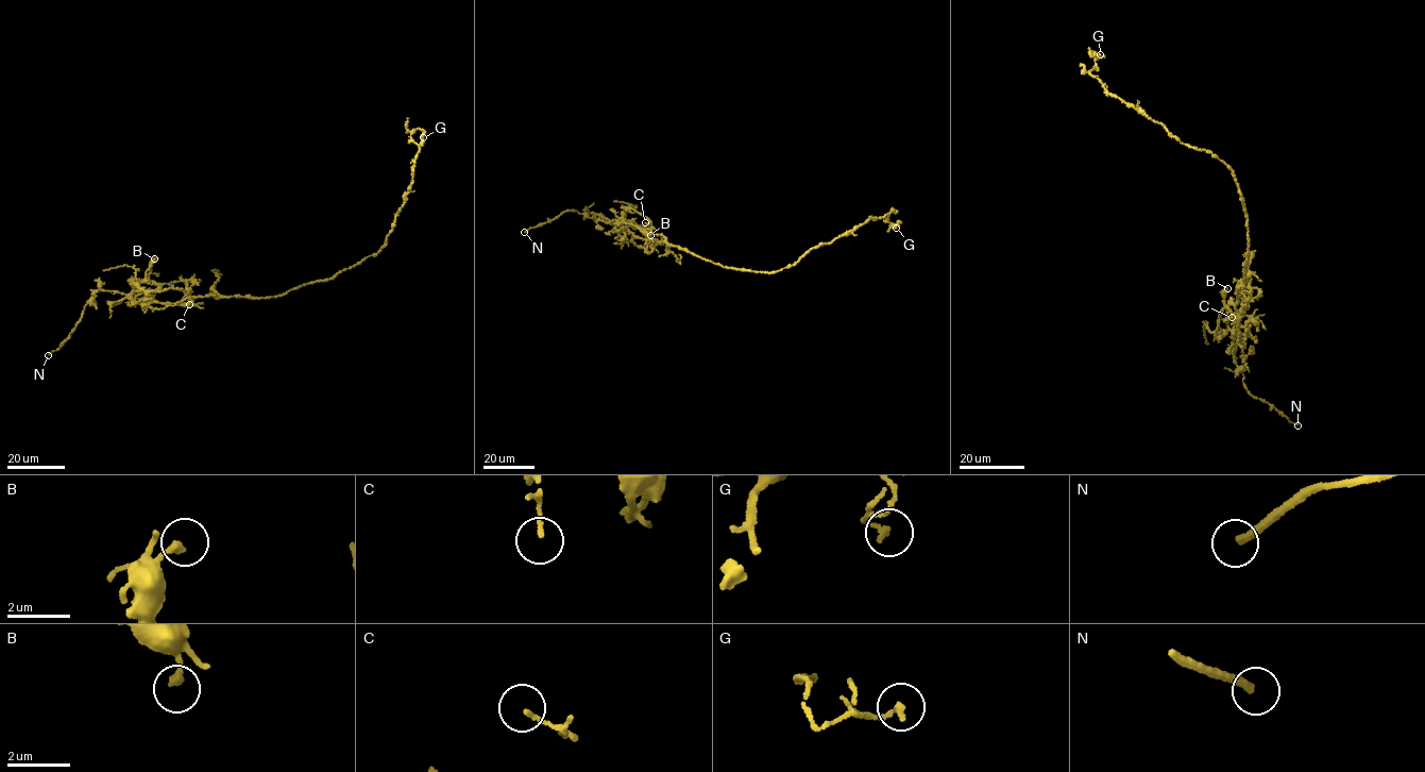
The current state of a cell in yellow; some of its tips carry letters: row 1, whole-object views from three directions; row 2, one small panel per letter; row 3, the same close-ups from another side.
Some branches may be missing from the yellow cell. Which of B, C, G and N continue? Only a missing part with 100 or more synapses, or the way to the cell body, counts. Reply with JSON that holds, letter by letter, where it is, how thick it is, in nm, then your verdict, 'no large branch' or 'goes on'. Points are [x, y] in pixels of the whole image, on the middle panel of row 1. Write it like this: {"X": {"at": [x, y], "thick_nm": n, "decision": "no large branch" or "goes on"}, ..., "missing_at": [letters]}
{"B": {"at": [650, 235], "thick_nm": 240, "decision": "no large branch"}, "C": {"at": [645, 222], "thick_nm": 120, "decision": "no large branch"}, "G": {"at": [896, 228], "thick_nm": 170, "decision": "no large branch"}, "N": {"at": [524, 232], "thick_nm": 260, "decision": "goes on"}, "missing_at": ["N"]}

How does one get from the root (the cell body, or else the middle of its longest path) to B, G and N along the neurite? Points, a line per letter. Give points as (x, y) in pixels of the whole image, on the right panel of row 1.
B: (1249, 233), (1244, 280), (1238, 286), (1235, 308), (1239, 341), (1226, 324), (1224, 300), (1227, 288)
G: (1249, 233), (1231, 168), (1106, 90), (1089, 72), (1096, 61), (1089, 51), (1100, 54)
N: (1249, 233), (1244, 280), (1238, 286), (1235, 308), (1241, 341), (1237, 342), (1234, 358), (1248, 391), (1298, 425)

